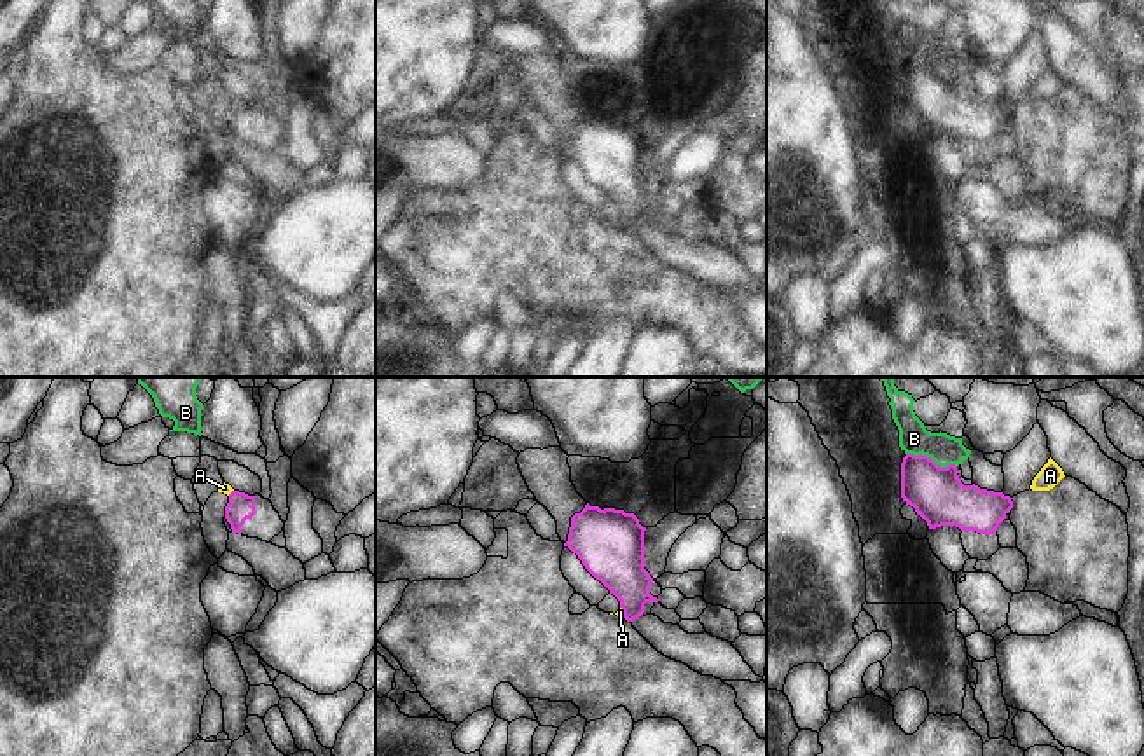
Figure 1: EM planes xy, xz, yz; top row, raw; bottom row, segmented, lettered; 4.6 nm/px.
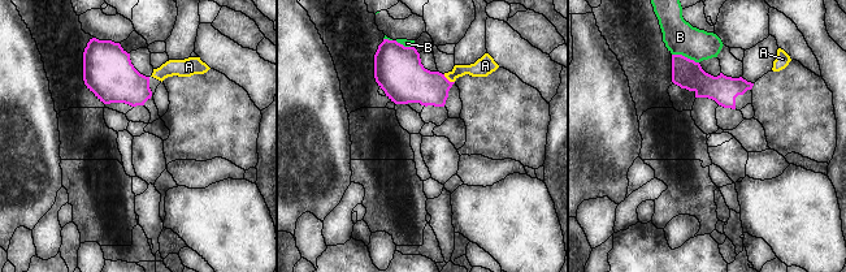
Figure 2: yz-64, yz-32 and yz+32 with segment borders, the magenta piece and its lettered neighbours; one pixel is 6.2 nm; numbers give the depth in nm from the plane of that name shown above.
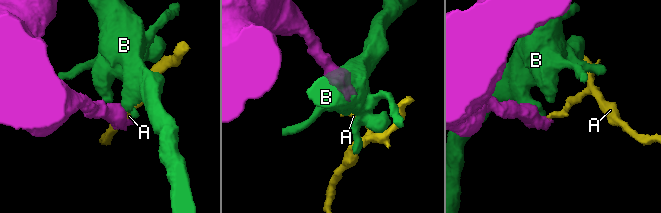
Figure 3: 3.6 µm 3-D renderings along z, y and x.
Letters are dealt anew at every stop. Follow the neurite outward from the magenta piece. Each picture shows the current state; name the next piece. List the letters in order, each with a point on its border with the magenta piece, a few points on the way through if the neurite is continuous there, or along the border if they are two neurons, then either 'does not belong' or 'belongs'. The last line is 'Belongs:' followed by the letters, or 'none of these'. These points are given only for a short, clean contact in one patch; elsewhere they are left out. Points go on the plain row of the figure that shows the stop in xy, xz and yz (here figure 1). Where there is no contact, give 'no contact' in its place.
A: contact xz (624, 220); border xz (620, 215), (624, 224); does not belong
B: contact yz (930, 67); border yz (907, 61), (926, 63), (940, 75), (956, 75); does not belong
Belongs: none of these

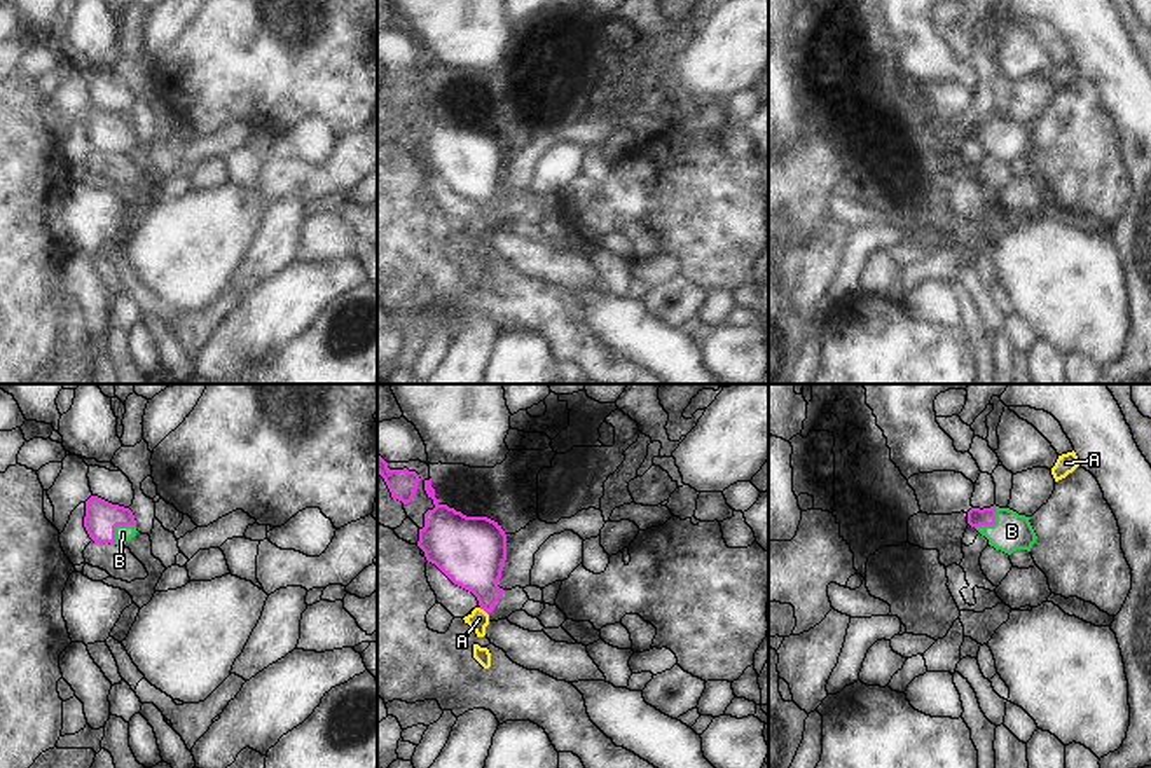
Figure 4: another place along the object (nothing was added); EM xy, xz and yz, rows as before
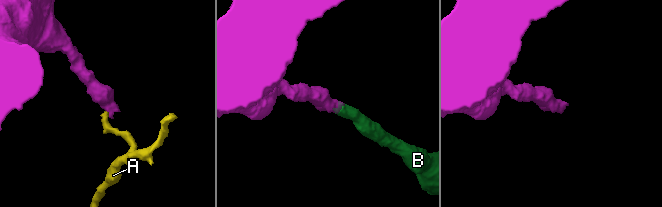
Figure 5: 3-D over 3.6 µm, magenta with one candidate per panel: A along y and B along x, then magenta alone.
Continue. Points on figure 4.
A: contact xz (484, 219); border xz (479, 217), (488, 224); does not belong
B: contact xy (117, 133); way xy (102, 126), (107, 131), (117, 133), (123, 142); belongs
Belongs: B

